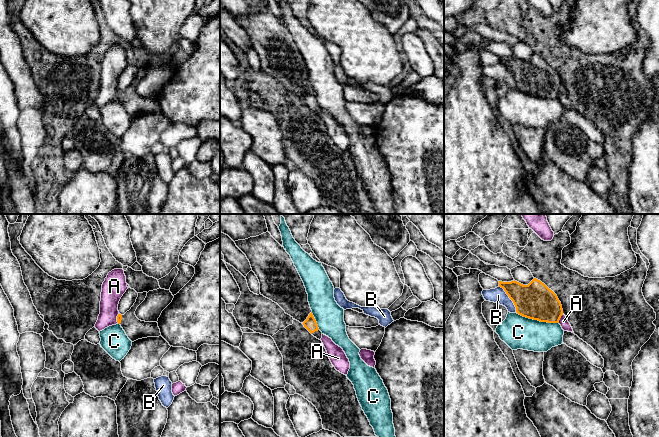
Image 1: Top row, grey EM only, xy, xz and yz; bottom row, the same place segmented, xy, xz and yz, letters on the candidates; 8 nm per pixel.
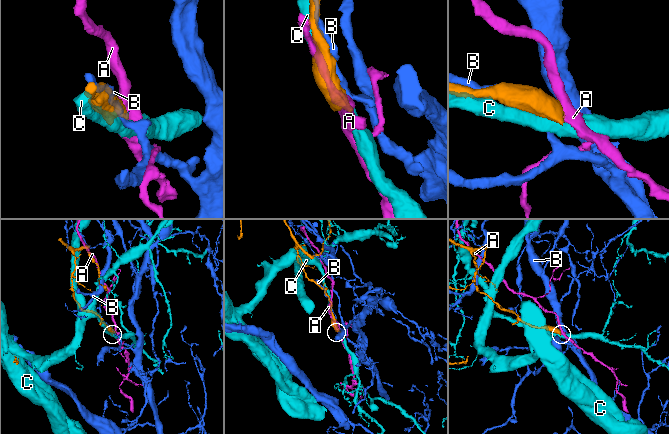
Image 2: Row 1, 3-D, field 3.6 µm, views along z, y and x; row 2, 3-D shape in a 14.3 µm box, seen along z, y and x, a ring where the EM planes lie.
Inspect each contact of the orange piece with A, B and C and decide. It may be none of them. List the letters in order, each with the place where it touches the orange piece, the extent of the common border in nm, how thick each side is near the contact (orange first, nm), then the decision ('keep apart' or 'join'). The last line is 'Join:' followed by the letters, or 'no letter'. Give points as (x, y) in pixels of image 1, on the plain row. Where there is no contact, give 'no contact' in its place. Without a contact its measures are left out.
A: yz (560, 93) | 80 nm | 300/70 nm | keep apart
B: yz (510, 74) | 260 nm | 300/120 nm | keep apart
C: yz (537, 95) | 360 nm | 300/260 nm | keep apart
Join: no letter

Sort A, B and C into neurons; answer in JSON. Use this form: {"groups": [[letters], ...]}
{"groups": [["A"], ["B"], ["C"]]}

